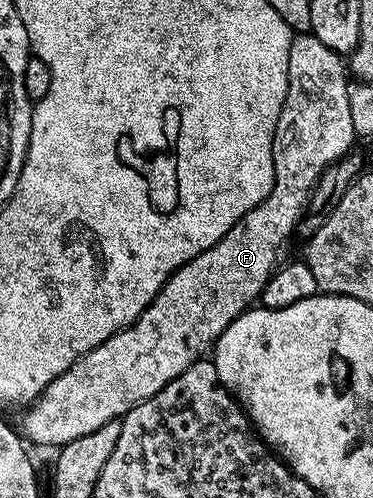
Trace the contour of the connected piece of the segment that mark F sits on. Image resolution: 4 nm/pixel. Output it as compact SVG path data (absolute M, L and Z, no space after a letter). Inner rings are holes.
M312 35L294 36L291 43L291 51L289 52L287 95L283 103L283 111L279 111L279 123L275 127L275 135L273 136L274 175L271 195L267 195L267 199L263 199L263 203L259 203L259 207L247 211L247 215L243 215L243 219L239 219L239 223L235 223L235 227L231 227L231 231L227 231L227 235L223 235L223 239L219 239L219 243L215 243L215 247L204 249L199 256L188 261L183 267L179 267L177 272L172 273L169 276L169 282L157 292L155 299L137 316L137 320L133 324L123 331L111 335L111 339L99 343L99 347L87 351L87 355L78 357L75 363L71 363L71 367L67 367L67 371L63 371L63 375L59 375L37 396L37 400L22 412L25 414L21 417L21 425L19 424L20 432L23 434L26 442L32 443L34 441L37 445L60 447L71 443L71 439L83 439L83 435L91 435L91 431L99 431L99 427L103 427L103 423L111 423L124 418L125 414L133 410L139 403L151 399L159 391L163 391L163 387L167 387L167 383L171 383L179 375L183 375L183 371L187 371L187 367L191 367L196 361L202 360L212 350L216 341L221 338L223 331L227 331L227 327L231 322L260 298L263 287L271 279L271 275L276 273L279 268L279 262L282 260L282 258L280 259L281 248L288 243L289 236L291 238L294 236L297 224L301 222L302 217L305 215L305 208L309 206L309 200L313 194L314 187L317 185L317 180L321 178L323 171L327 171L336 161L341 160L346 153L354 148L355 134L351 127L351 111L347 104L347 91L350 84L350 78L347 76L347 65L343 60L342 54L331 51L331 47L323 47L323 43L319 43L319 39L315 39Z

